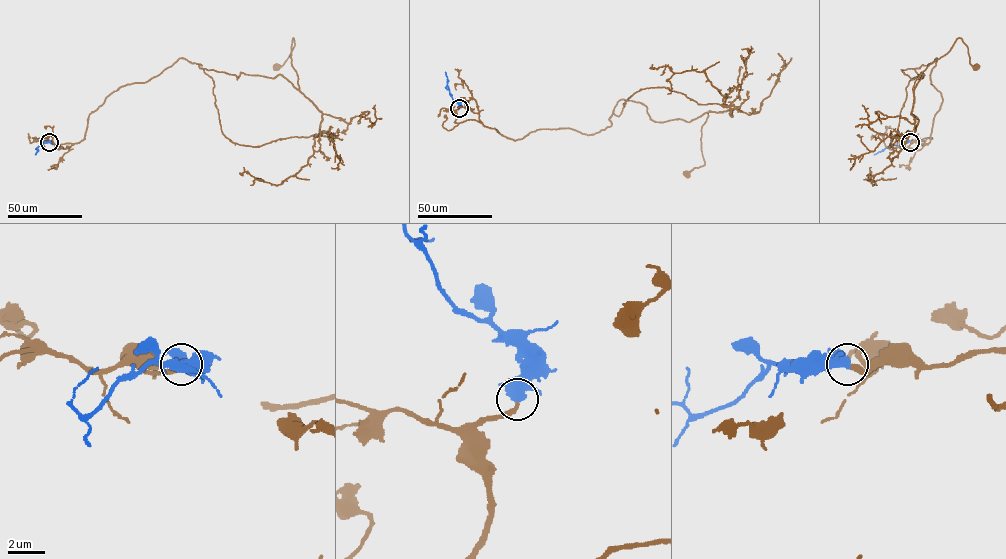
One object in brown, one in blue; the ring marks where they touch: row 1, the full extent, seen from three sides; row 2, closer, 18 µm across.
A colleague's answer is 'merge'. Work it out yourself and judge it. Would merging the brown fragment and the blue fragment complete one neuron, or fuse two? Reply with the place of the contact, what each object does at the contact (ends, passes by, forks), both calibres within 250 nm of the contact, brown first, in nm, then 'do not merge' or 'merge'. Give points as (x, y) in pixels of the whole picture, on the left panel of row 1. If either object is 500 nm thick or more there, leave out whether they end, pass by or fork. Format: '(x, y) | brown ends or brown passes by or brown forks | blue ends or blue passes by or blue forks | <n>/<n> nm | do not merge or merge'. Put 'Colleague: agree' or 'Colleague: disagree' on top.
Colleague: agree
(49, 142) | brown ends | blue forks | 240/360 nm | merge

